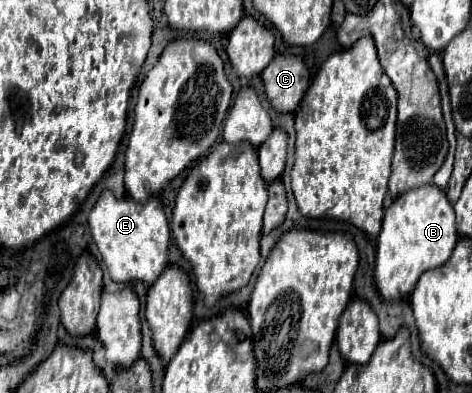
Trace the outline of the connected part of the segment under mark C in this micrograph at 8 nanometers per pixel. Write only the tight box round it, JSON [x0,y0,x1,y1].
[261,54,311,112]

